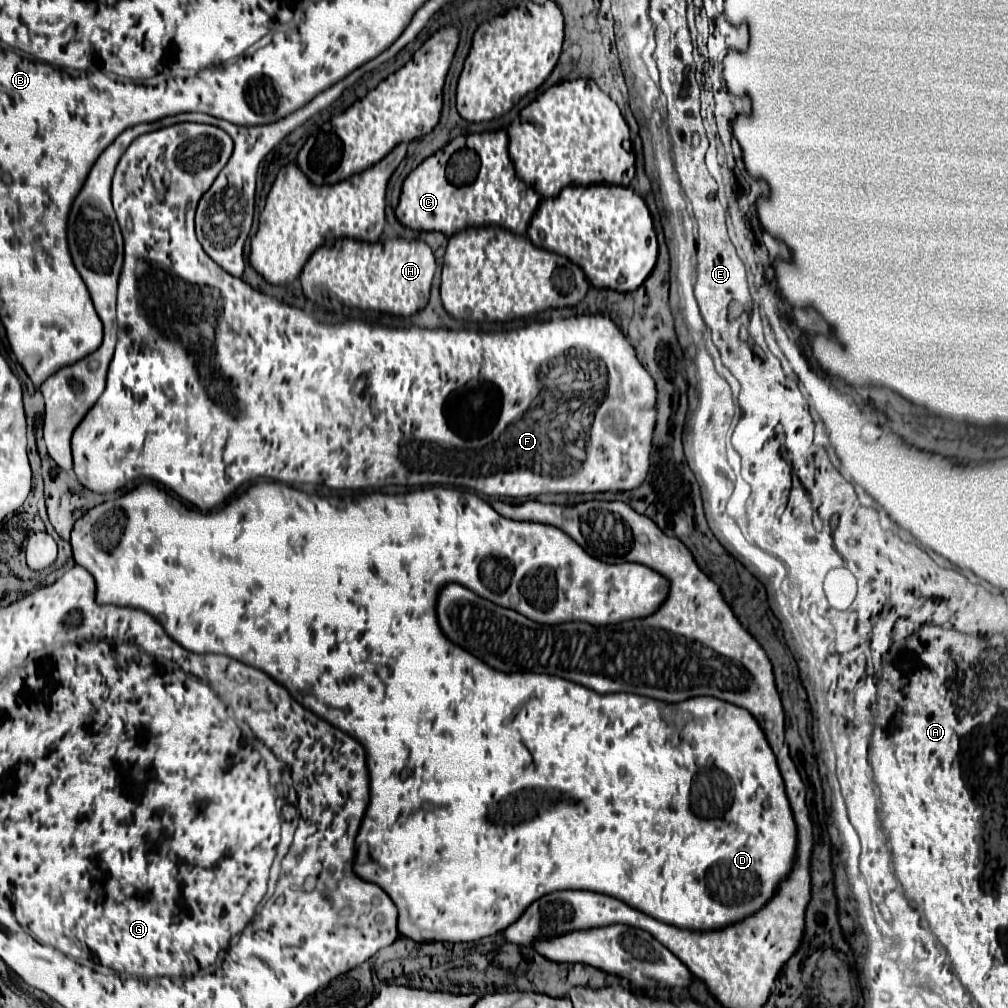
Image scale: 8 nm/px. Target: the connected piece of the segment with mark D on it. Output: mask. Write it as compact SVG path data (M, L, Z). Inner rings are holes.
M277 481L258 482L222 510L202 514L192 508L184 508L180 500L172 498L156 484L144 482L124 496L88 510L74 524L70 544L76 564L86 568L96 580L98 604L116 604L146 610L166 630L166 634L170 634L170 638L174 638L174 642L178 642L186 650L196 654L224 654L266 672L270 678L282 684L302 706L306 706L338 730L350 734L364 746L370 772L370 802L356 836L354 872L362 880L380 886L390 896L390 900L398 908L398 932L404 938L410 938L414 942L476 942L506 930L506 926L514 924L520 918L530 902L556 890L592 890L618 898L628 906L676 928L698 932L720 930L762 910L772 900L786 876L792 872L796 860L794 852L798 846L794 814L784 790L782 774L778 774L776 756L766 740L764 730L748 710L712 696L696 696L678 704L668 704L636 694L598 694L590 688L582 688L558 676L532 672L504 674L488 668L480 658L450 642L440 630L438 618L434 614L438 592L446 584L456 582L472 590L480 598L486 598L504 608L512 608L540 624L588 622L594 626L608 626L624 620L646 618L664 604L670 582L644 564L606 564L586 554L586 550L576 540L572 540L556 526L504 518L496 514L496 510L476 492L442 485L413 488L406 494L370 492L340 498L306 494ZM118 516L124 516L124 522L120 522ZM314 590L330 590L330 598L350 598L350 602L354 602L354 606L358 606L358 610L366 614L366 626L362 626L362 630L366 630L366 642L362 642L362 654L358 654L358 658L350 662L350 686L346 686L346 674L338 678L338 674L330 674L330 670L314 670L314 666L302 666L302 650L298 650L298 634L302 634L302 630L290 630L290 618L298 614L298 606L302 606L302 602L310 602L310 598L314 598ZM422 722L430 722L430 734L438 738L442 754L438 754L438 766L430 770L426 786L418 790L418 786L410 786L414 770L406 766L406 734L410 734L410 730L422 730Z

